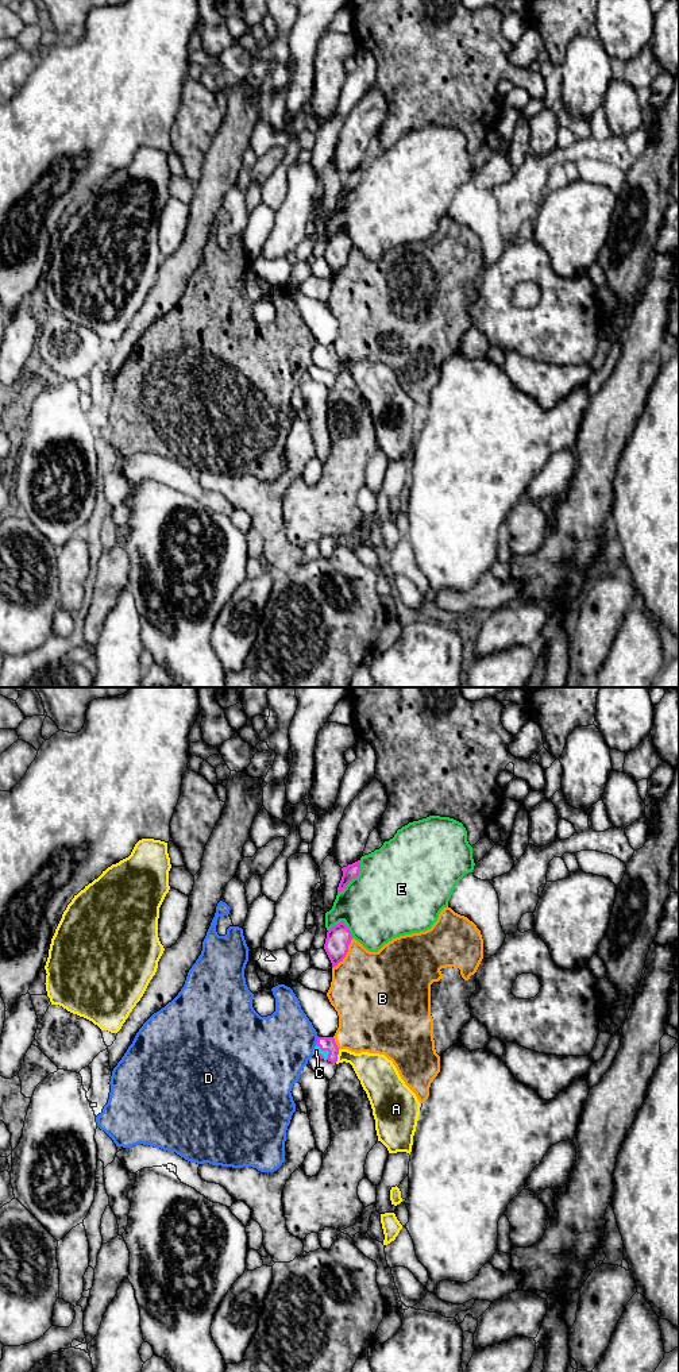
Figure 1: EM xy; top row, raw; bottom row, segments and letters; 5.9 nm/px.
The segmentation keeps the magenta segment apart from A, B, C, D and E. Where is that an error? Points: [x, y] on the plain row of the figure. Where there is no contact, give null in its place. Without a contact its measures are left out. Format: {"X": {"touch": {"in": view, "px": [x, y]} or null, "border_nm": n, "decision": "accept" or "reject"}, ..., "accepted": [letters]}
{"A": {"touch": {"in": "xy", "px": [336, 365]}, "border_nm": 80, "decision": "reject"}, "B": {"touch": {"in": "xy", "px": [346, 262]}, "border_nm": 220, "decision": "reject"}, "C": {"touch": {"in": "xy", "px": [320, 362]}, "border_nm": 120, "decision": "accept"}, "D": {"touch": {"in": "xy", "px": [317, 350]}, "border_nm": 50, "decision": "reject"}, "E": {"touch": {"in": "xy", "px": [354, 185]}, "border_nm": 240, "decision": "reject"}, "accepted": ["C"]}

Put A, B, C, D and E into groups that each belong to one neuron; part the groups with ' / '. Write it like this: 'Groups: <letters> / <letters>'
Groups: A / B / C / D / E

